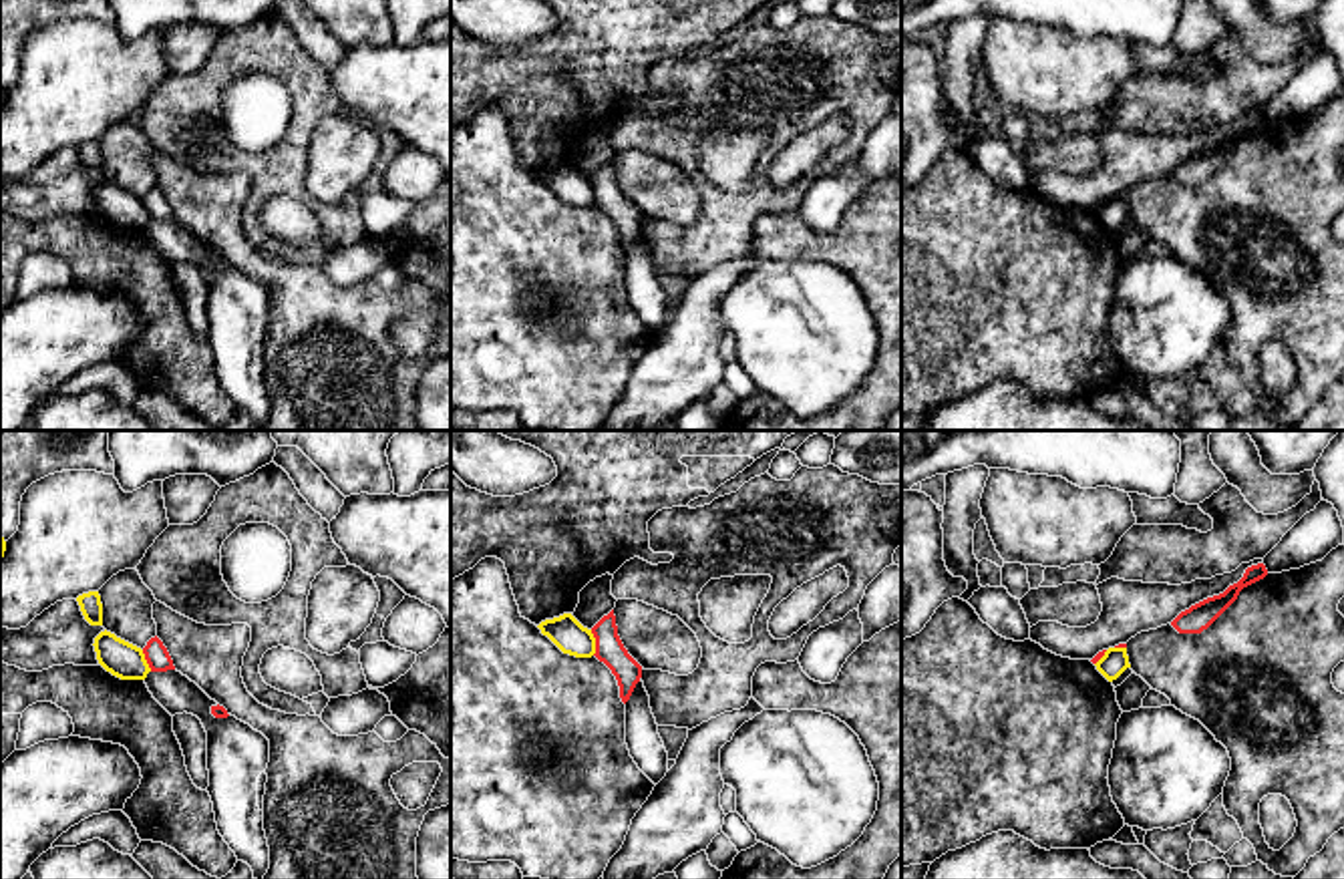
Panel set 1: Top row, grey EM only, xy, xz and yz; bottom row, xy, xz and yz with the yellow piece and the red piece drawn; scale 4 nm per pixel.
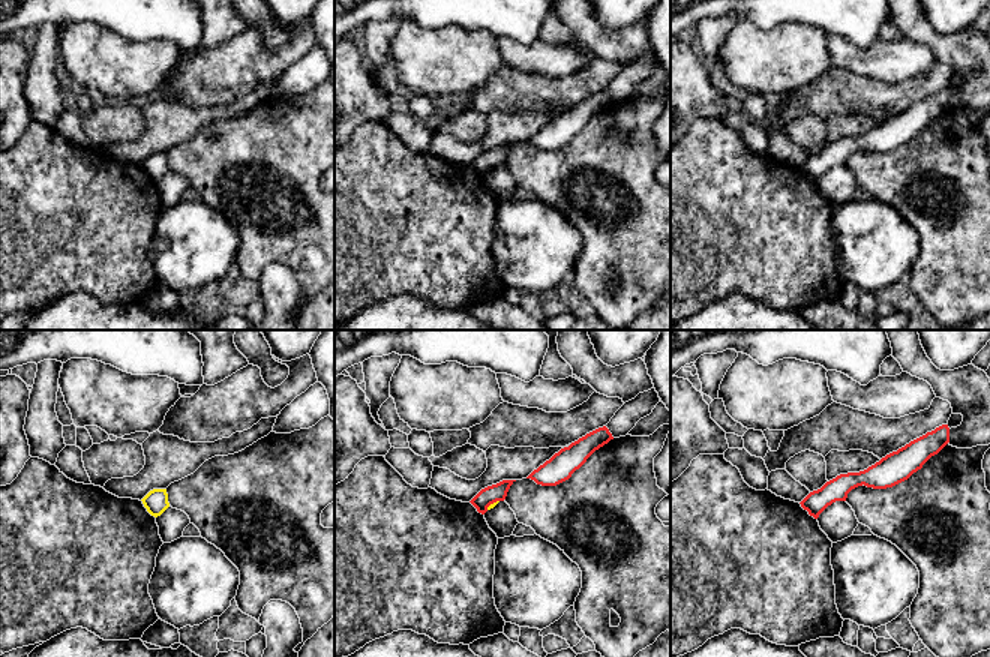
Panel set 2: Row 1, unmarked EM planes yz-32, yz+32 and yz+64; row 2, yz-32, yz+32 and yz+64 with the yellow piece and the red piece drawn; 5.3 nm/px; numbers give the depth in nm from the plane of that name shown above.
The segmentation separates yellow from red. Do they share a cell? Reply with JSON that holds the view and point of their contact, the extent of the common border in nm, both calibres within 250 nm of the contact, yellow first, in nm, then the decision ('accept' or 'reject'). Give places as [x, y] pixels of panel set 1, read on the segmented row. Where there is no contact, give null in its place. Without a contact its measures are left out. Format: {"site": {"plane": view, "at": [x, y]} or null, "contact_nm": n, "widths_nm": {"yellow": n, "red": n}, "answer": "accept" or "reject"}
{"site": {"plane": "xz", "at": [594, 642]}, "contact_nm": 110, "widths_nm": {"yellow": 140, "red": 120}, "answer": "reject"}

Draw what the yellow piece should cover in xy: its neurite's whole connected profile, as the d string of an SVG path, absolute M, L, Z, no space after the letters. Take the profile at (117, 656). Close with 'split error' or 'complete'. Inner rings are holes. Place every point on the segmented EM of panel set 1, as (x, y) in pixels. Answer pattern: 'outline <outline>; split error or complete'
outline M101 632L95 638L99 664L121 680L145 680L151 672L141 648L117 638L111 632Z; complete

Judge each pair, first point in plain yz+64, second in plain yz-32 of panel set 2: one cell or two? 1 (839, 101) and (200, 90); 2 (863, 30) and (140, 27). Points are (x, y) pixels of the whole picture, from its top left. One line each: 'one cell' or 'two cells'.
1: one cell
2: one cell

